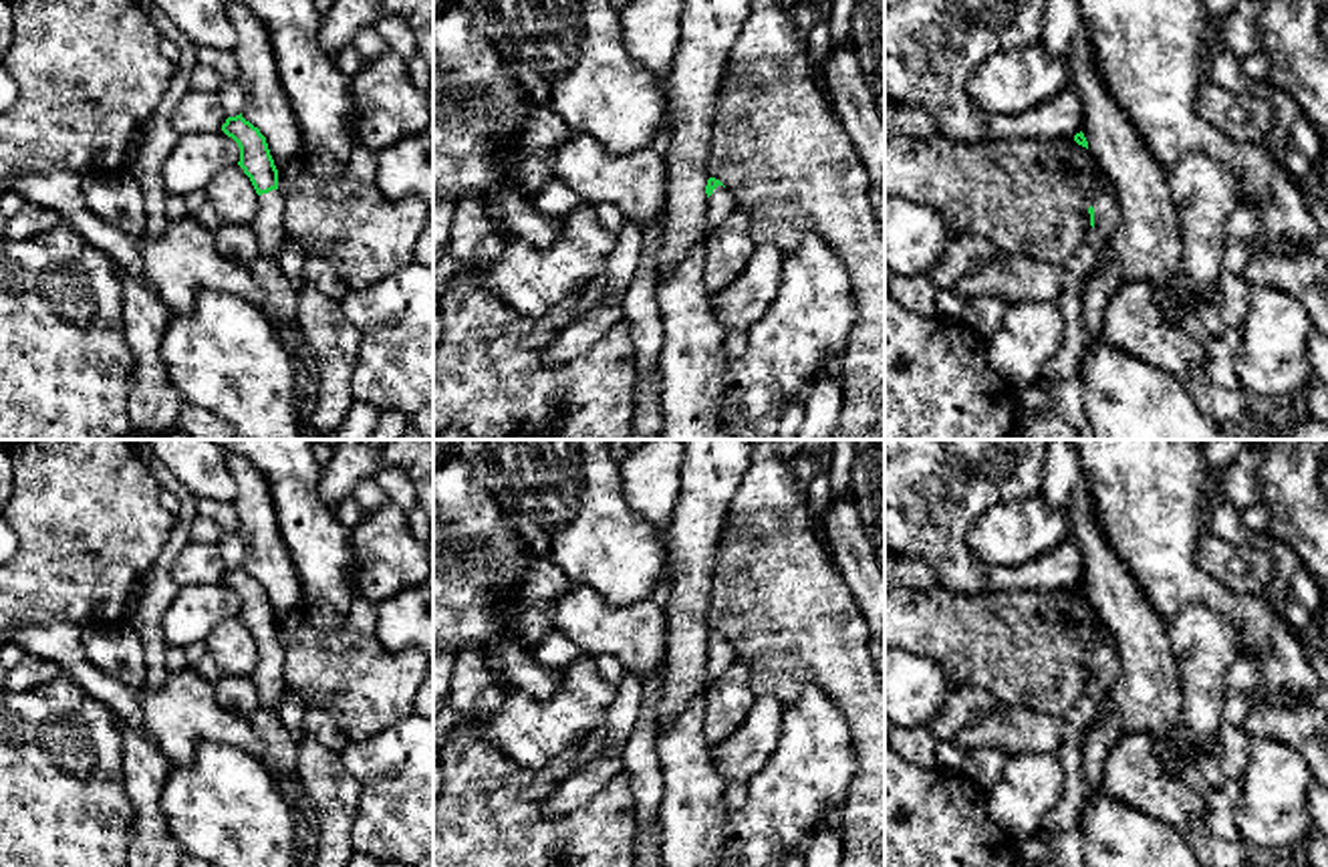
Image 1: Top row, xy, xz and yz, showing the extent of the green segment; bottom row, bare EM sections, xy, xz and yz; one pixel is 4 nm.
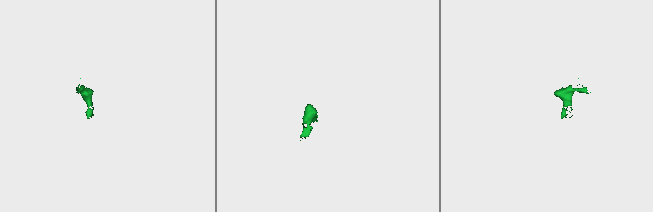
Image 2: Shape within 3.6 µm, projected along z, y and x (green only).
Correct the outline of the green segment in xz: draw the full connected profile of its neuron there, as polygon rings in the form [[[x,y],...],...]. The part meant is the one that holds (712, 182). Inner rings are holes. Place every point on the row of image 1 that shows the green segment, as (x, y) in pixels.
[[[715,177],[707,179],[707,220],[711,230],[721,228],[740,218],[732,192]]]

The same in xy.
[[[242,113],[228,117],[222,131],[238,143],[238,165],[250,177],[258,194],[258,214],[250,222],[258,238],[258,254],[276,260],[286,244],[282,226],[284,200],[278,190],[278,169],[270,155],[266,137],[258,127],[246,121]]]

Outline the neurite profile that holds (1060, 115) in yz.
[[[1064,89],[1026,113],[989,115],[987,143],[998,143],[1010,137],[1074,137],[1082,131],[1082,123],[1082,99],[1072,89]]]

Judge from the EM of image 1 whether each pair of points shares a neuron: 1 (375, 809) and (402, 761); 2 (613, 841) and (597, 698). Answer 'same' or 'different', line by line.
1: same
2: different

